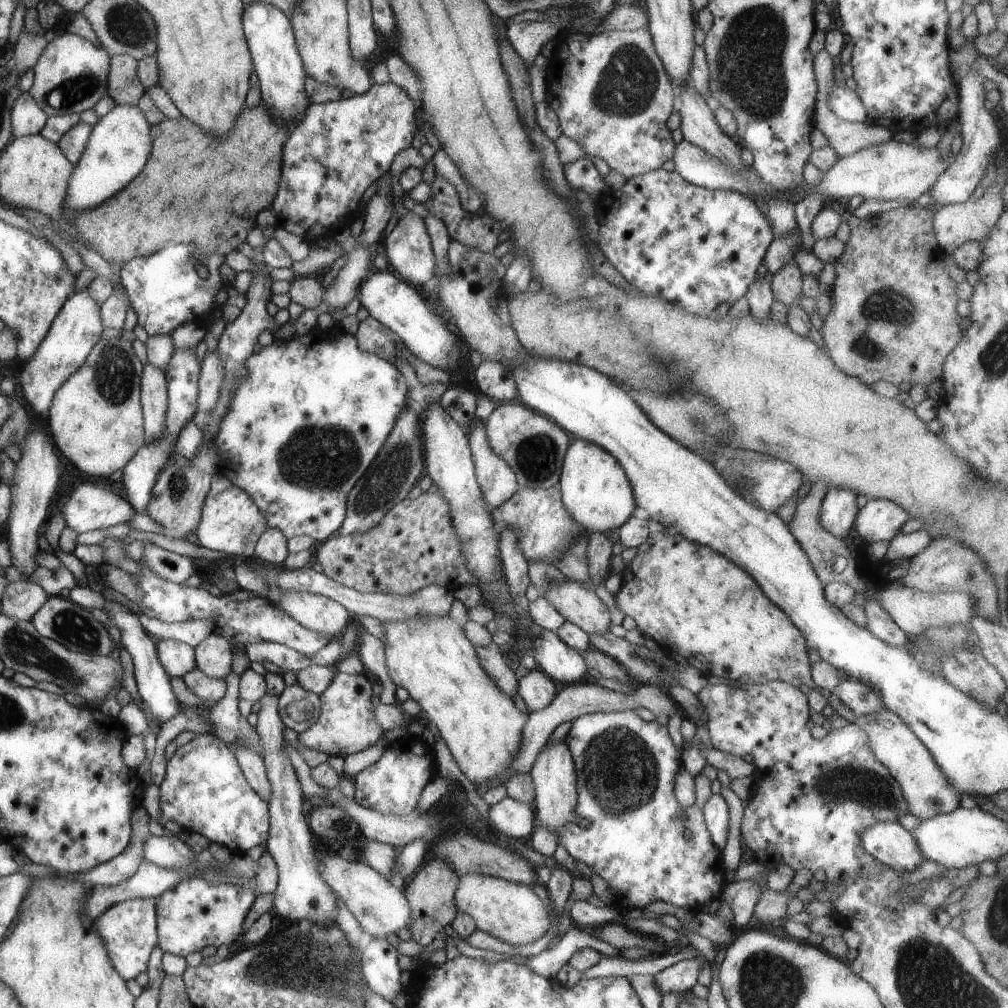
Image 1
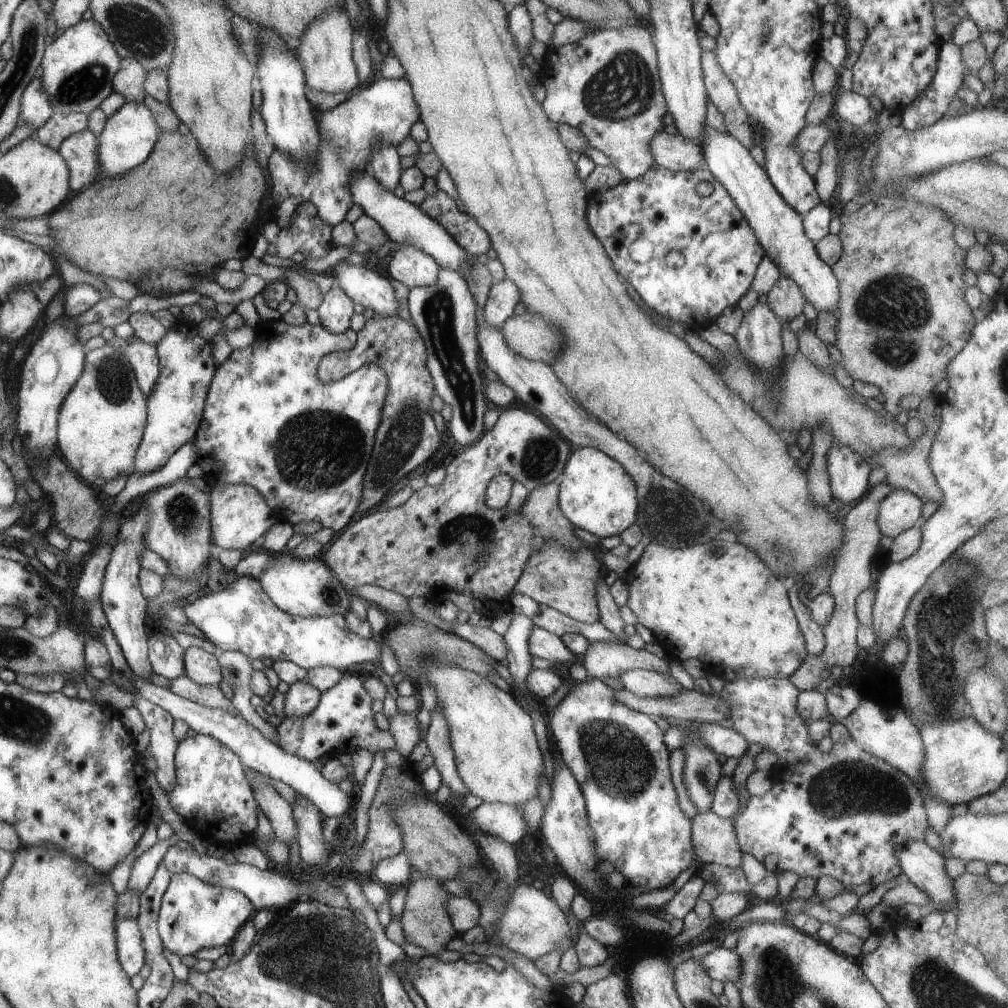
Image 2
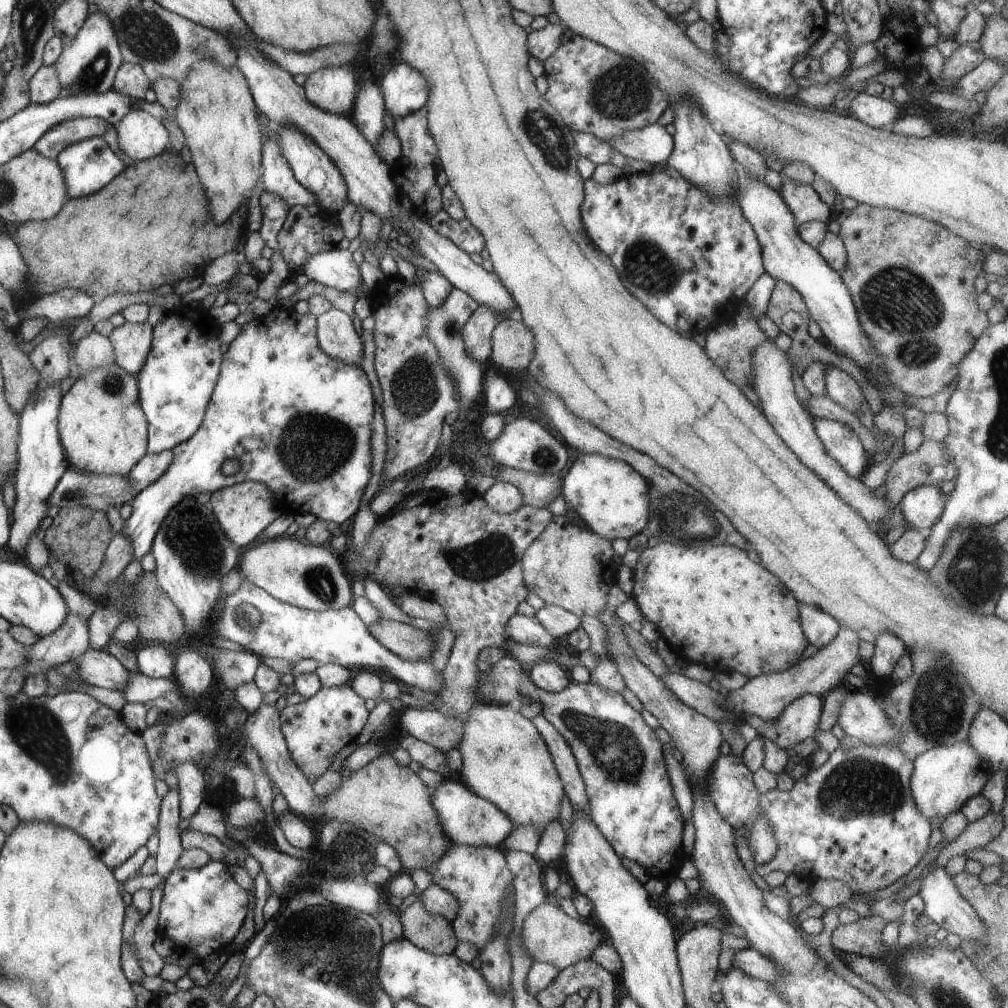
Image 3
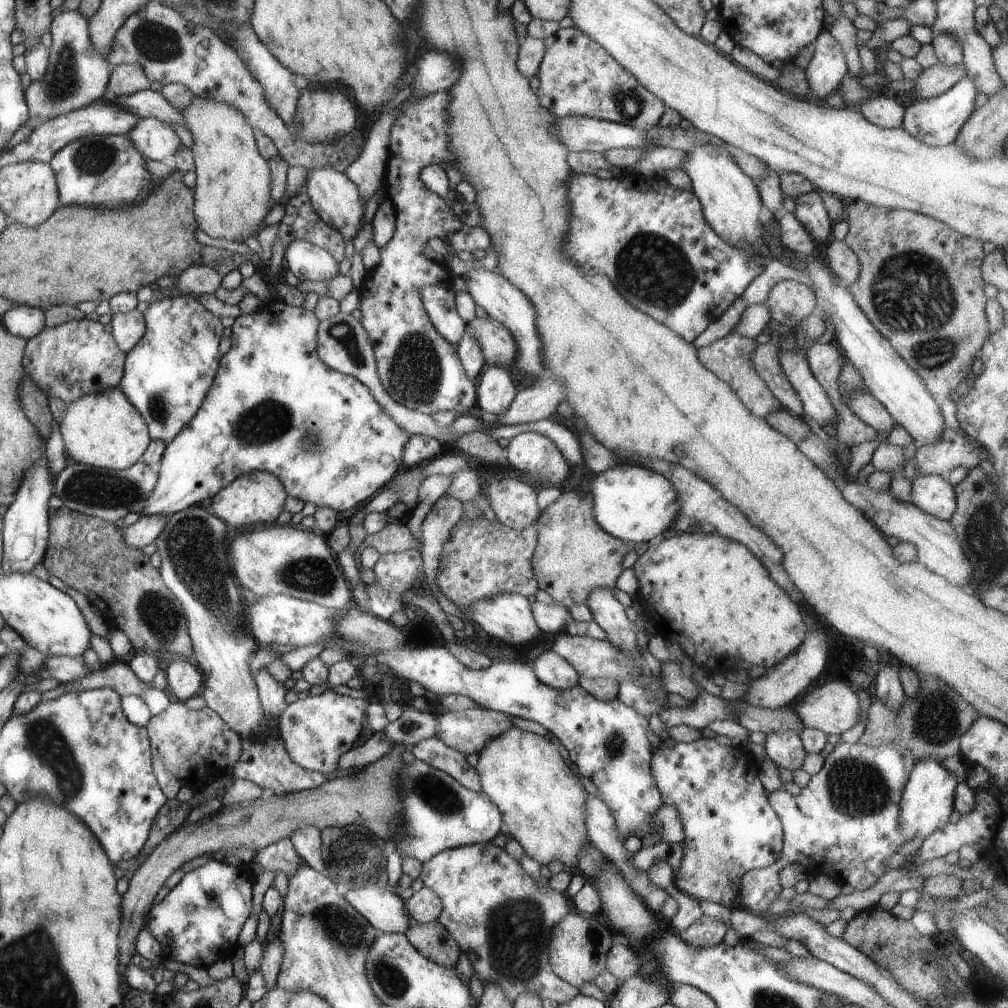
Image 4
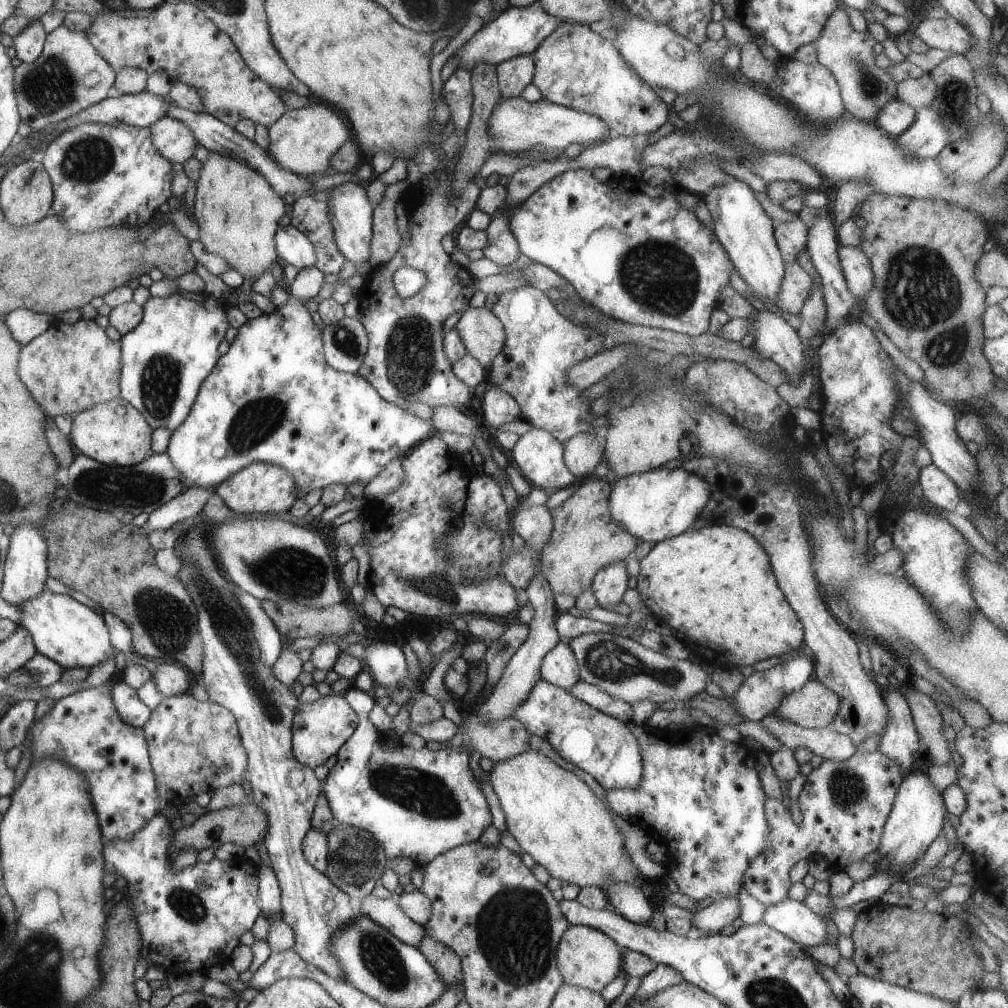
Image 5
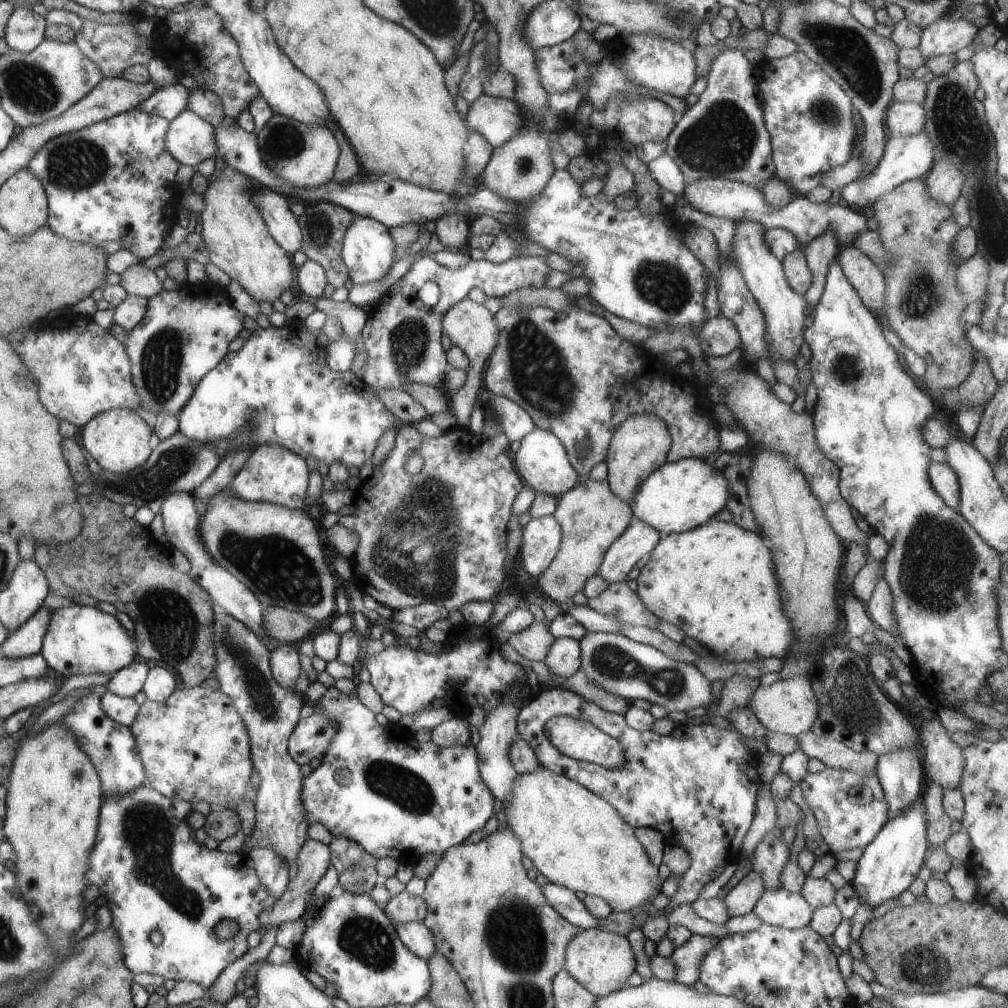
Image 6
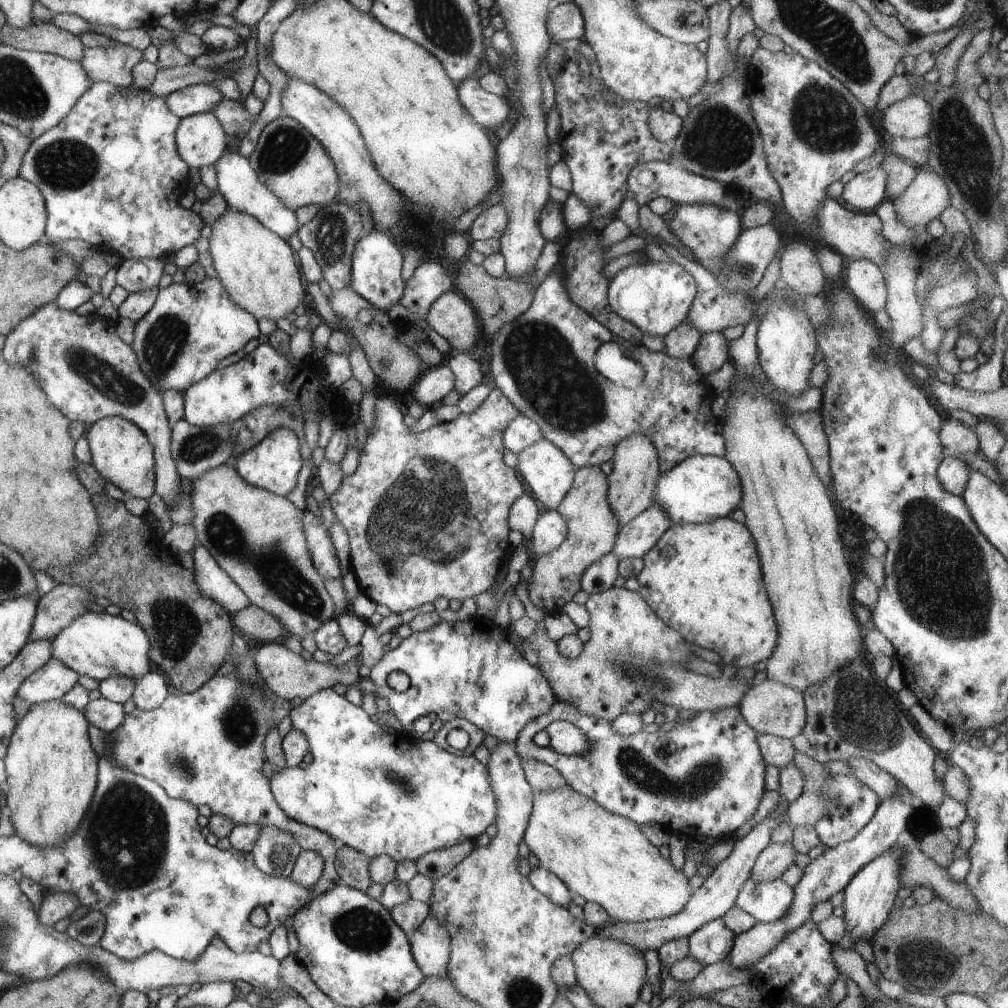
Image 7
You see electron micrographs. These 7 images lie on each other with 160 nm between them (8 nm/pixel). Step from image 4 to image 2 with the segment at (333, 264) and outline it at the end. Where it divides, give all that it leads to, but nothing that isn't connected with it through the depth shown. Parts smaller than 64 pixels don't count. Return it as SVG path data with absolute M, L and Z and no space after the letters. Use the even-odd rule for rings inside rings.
M340 261L329 269L329 274L355 304L373 308L375 314L398 317L398 304L390 278L382 277L364 267Z

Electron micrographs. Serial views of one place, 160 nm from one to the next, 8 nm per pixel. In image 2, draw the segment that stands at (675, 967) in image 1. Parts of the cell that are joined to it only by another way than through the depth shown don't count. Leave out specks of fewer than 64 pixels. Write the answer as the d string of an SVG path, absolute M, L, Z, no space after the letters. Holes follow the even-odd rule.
M720 947L706 954L699 963L714 980L738 983L741 977L741 960L733 948Z

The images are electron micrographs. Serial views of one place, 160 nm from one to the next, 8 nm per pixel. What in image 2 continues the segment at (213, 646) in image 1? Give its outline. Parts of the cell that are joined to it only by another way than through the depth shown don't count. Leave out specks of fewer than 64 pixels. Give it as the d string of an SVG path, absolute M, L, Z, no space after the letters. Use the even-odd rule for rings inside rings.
M198 647L185 649L183 656L184 675L199 685L214 685L223 680L222 668L213 653Z

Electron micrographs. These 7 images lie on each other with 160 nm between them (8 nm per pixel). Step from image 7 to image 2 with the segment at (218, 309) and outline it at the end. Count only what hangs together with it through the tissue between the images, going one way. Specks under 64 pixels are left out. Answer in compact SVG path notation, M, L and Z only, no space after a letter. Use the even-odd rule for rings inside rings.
M176 321L157 344L160 374L148 397L148 422L136 454L139 473L151 473L164 467L180 447L195 439L194 434L201 426L216 366L211 342L206 342L197 328L194 322Z

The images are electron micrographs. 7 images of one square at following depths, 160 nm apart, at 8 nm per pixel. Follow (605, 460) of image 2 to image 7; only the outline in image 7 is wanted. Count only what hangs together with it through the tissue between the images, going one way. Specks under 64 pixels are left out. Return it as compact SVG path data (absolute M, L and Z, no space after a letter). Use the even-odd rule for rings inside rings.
M695 455L686 458L683 462L670 468L668 472L662 472L658 478L658 486L654 490L654 503L666 516L670 516L672 524L702 524L728 517L735 510L742 499L742 488L738 474L726 458L712 455Z

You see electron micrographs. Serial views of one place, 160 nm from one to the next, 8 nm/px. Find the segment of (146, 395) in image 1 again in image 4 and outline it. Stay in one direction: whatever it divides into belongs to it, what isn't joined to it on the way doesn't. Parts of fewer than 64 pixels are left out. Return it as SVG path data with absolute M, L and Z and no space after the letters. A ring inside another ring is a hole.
M138 309L112 315L111 324L114 340L127 353L146 330L143 313Z

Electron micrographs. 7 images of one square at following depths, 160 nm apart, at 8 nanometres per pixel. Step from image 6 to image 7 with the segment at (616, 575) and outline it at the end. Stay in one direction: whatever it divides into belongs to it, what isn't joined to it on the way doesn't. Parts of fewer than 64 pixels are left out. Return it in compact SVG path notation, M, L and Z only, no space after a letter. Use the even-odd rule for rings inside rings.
M652 504L639 516L619 528L612 554L620 560L643 558L673 526L670 516Z

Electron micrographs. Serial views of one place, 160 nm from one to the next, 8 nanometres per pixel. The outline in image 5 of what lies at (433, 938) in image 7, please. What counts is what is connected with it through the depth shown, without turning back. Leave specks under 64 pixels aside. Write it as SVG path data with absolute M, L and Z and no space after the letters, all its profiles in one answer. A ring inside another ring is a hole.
M372 894L367 895L361 901L361 912L380 926L386 927L390 934L407 945L418 947L426 935L422 925L410 920L399 909L395 898L379 899Z

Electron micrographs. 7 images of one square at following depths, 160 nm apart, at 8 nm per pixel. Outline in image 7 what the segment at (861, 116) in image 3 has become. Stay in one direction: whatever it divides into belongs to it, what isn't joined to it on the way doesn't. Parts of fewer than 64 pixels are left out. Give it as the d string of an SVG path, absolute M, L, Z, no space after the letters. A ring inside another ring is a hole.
M922 95L908 96L886 108L883 113L882 126L893 138L927 137L932 128L933 112Z

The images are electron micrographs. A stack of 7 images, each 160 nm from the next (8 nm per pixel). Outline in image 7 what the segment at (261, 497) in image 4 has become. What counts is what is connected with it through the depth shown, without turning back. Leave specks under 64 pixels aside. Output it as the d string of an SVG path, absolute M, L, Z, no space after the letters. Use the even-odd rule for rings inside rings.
M276 428L270 432L258 446L240 454L231 460L232 466L249 484L265 489L278 496L286 497L298 484L298 475L302 470L303 459L300 454L298 436L288 428Z

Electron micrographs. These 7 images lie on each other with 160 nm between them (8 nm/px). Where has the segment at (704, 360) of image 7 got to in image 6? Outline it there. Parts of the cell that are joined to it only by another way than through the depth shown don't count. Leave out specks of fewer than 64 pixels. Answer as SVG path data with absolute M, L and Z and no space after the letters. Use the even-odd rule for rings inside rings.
M721 314L708 319L698 332L698 346L704 352L704 356L725 357L741 347L736 324Z

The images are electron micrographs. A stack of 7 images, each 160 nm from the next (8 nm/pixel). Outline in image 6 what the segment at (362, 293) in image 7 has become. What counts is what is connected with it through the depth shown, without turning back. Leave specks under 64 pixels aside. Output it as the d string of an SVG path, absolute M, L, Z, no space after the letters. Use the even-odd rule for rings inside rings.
M366 216L354 218L344 232L341 249L342 262L349 271L349 278L354 284L380 282L382 276L388 276L392 264L396 263L394 248L396 248L395 243L384 224Z

